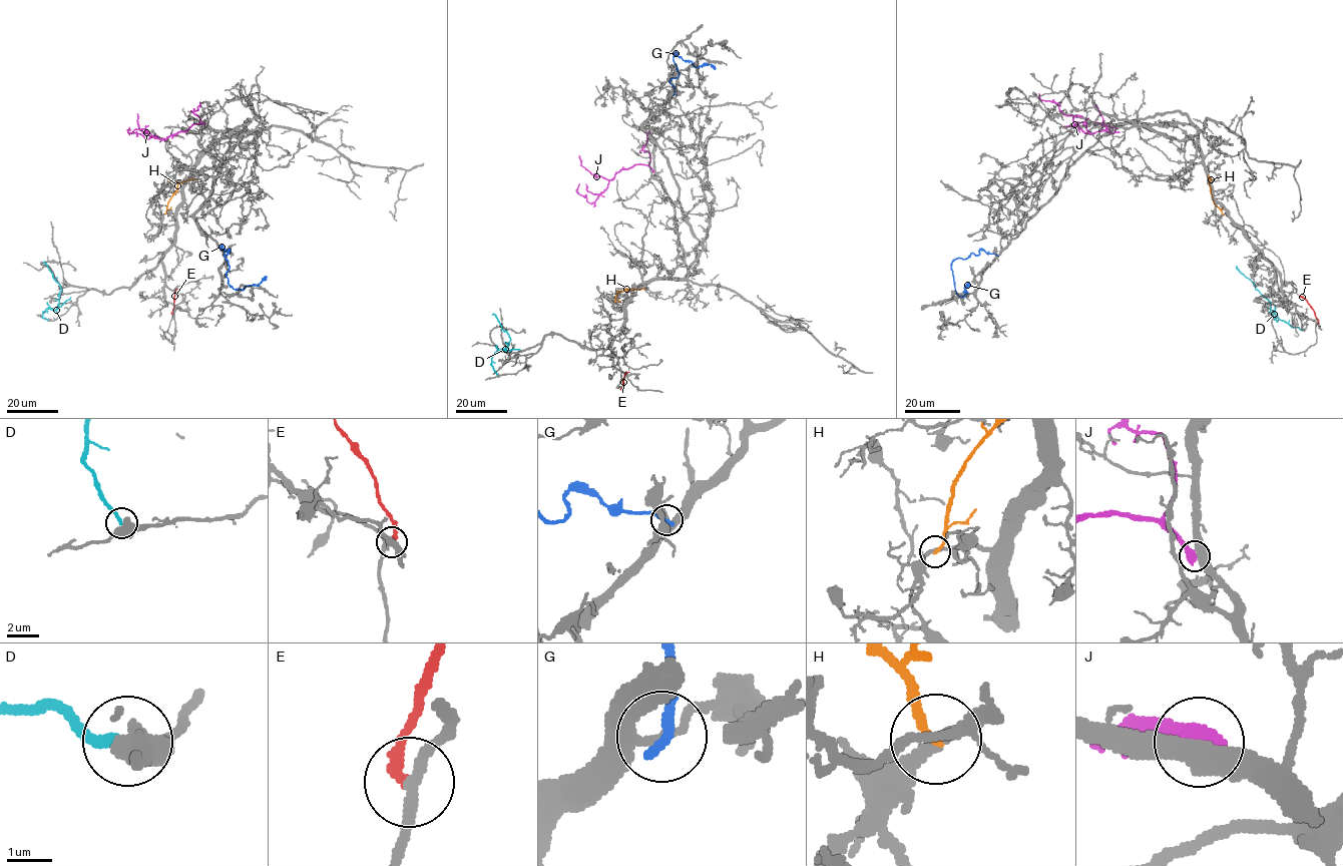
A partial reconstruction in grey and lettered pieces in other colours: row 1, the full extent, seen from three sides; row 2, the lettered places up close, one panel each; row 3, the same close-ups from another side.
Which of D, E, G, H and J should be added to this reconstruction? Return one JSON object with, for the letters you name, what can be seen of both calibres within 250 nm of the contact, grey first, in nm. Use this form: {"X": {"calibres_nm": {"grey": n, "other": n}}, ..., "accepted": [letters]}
{"accepted": []}

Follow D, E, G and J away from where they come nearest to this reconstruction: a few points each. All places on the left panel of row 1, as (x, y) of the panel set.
D: (48, 319), (42, 317), (42, 312), (58, 307), (61, 288), (43, 262)
E: (172, 314), (174, 292), (180, 289)
G: (226, 251), (220, 246), (230, 251), (224, 254), (226, 274), (236, 290), (267, 277)
J: (204, 124), (191, 124), (185, 131), (164, 139), (155, 136), (146, 139), (139, 133), (128, 132), (130, 129)

